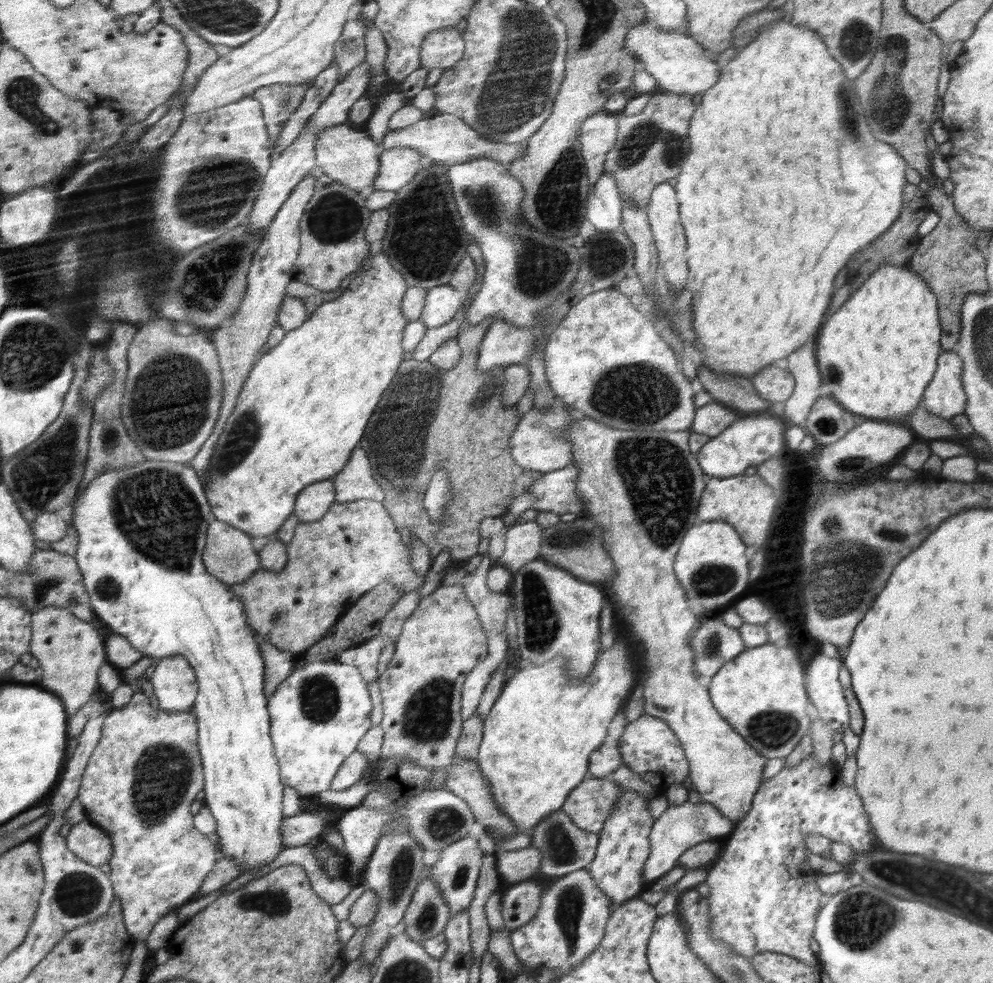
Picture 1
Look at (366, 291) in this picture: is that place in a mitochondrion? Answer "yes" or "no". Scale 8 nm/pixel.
no

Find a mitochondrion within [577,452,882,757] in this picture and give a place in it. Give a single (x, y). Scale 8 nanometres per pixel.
(714, 581)

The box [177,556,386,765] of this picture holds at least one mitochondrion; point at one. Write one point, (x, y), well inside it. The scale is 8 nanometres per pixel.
(318, 698)

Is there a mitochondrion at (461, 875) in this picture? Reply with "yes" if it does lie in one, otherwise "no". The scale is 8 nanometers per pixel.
yes

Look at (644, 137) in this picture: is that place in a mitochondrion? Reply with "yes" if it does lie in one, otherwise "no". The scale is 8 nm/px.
yes

